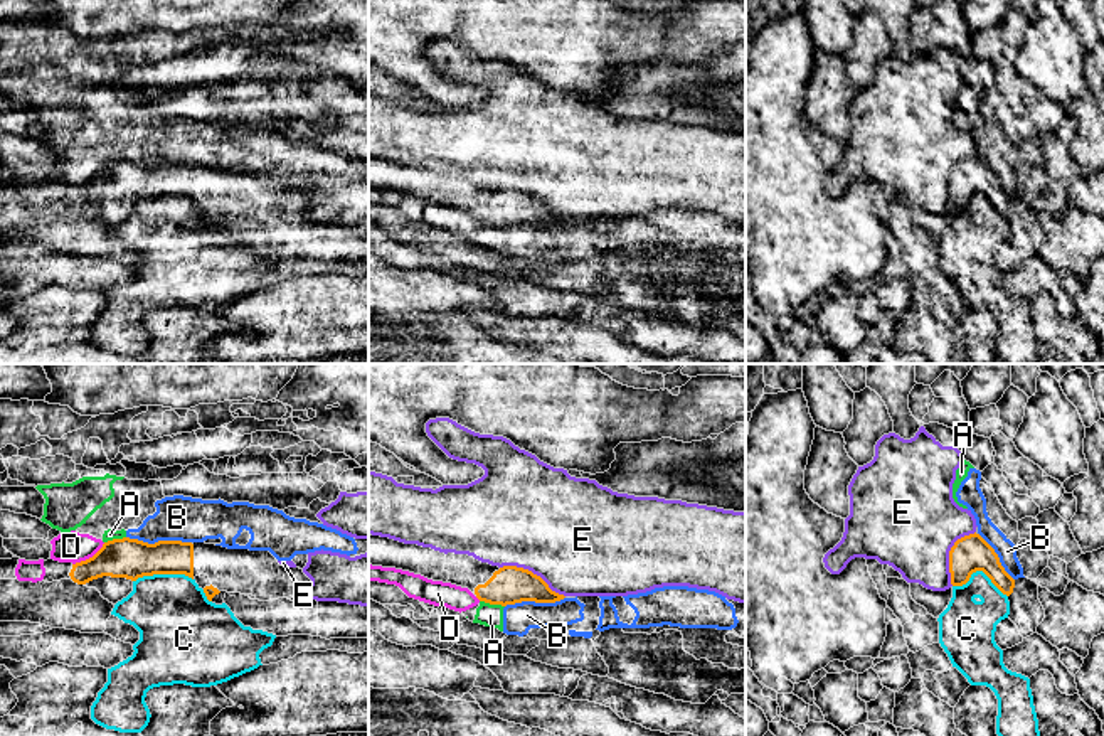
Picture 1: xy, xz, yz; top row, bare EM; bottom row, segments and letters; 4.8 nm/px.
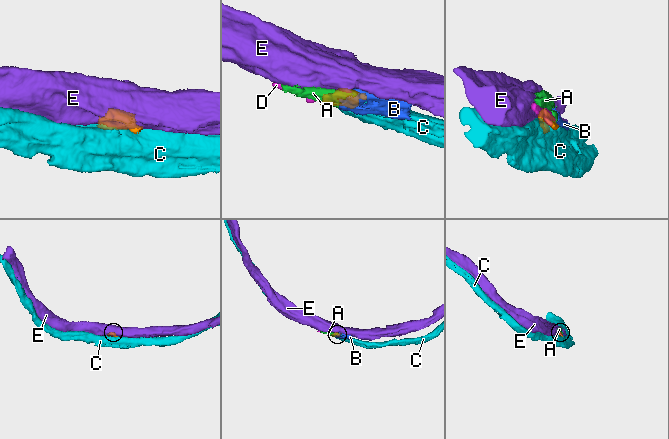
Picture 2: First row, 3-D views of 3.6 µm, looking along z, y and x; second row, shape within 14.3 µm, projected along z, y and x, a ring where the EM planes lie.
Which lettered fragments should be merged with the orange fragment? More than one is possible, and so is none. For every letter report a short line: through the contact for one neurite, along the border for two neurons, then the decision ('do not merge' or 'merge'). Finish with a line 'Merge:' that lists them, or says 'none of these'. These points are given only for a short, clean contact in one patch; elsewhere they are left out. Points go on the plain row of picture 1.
A: line xz (480, 223), (504, 229); do not merge
B: line xy (127, 159), (148, 165), (191, 165); do not merge
C: do not merge
D: line xy (105, 165), (91, 179), (73, 187); do not merge
E: do not merge
Merge: none of these

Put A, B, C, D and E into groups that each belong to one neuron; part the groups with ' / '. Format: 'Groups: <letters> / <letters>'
Groups: A B D / C / E

